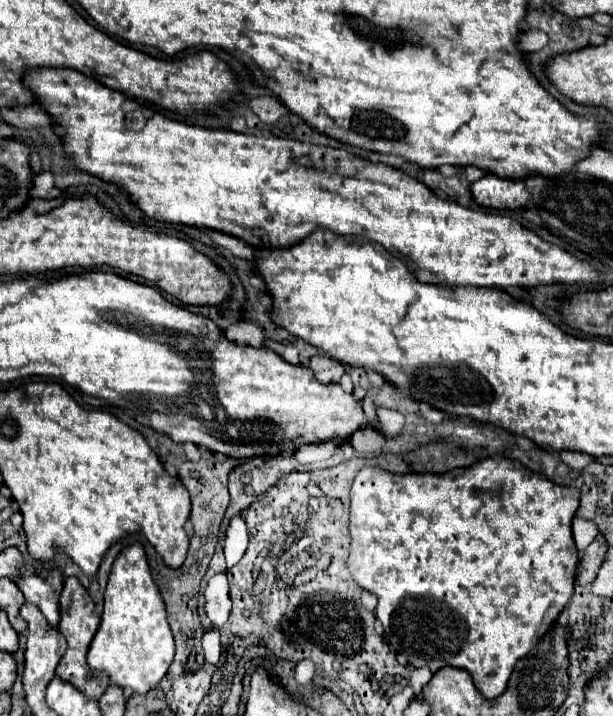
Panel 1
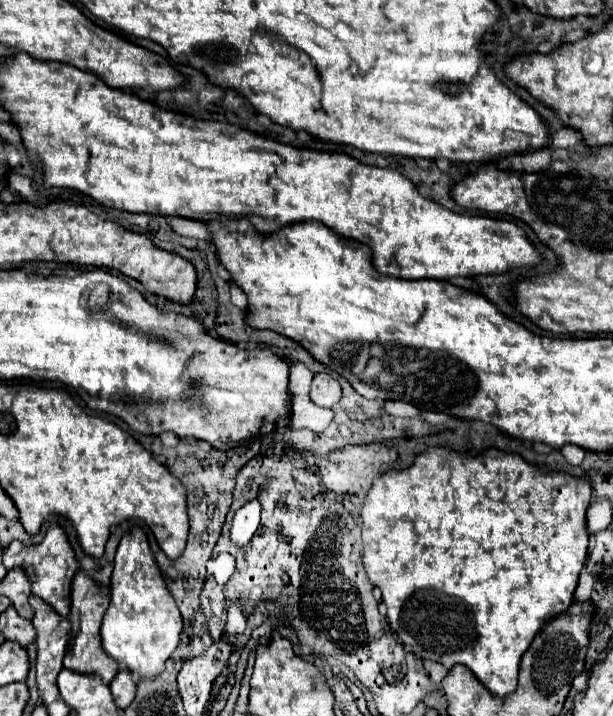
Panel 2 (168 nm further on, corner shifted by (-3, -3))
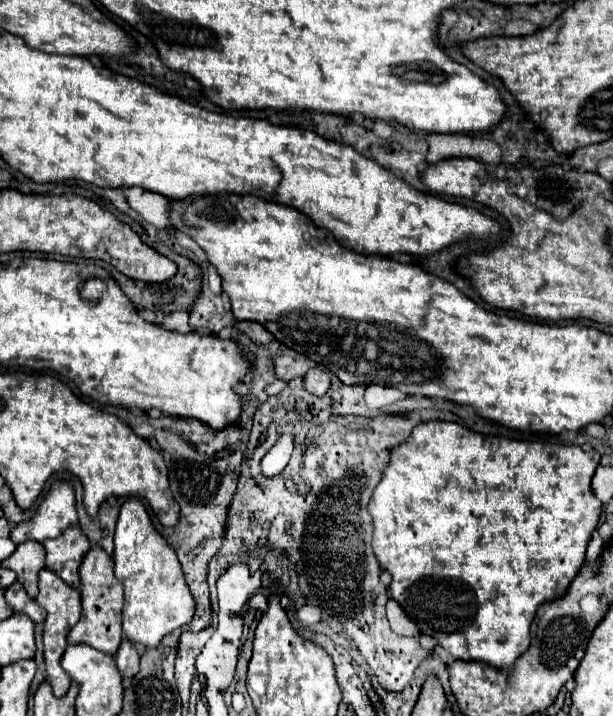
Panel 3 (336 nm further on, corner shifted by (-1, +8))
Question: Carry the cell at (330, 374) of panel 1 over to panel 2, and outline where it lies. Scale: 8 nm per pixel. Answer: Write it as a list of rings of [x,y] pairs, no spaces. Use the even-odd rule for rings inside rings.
[[[320,372],[314,376],[312,380],[312,390],[310,390],[310,400],[322,408],[332,408],[342,396],[342,388],[338,384],[338,380],[334,380],[332,376]]]

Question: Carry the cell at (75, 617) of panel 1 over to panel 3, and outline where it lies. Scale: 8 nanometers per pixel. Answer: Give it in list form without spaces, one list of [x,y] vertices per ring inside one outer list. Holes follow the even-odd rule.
[[[94,545],[82,565],[80,565],[80,593],[82,593],[82,617],[68,633],[68,643],[86,643],[102,653],[114,655],[122,643],[122,629],[120,629],[120,609],[124,605],[124,591],[120,581],[116,581],[114,569],[112,569],[112,557],[100,547]]]

